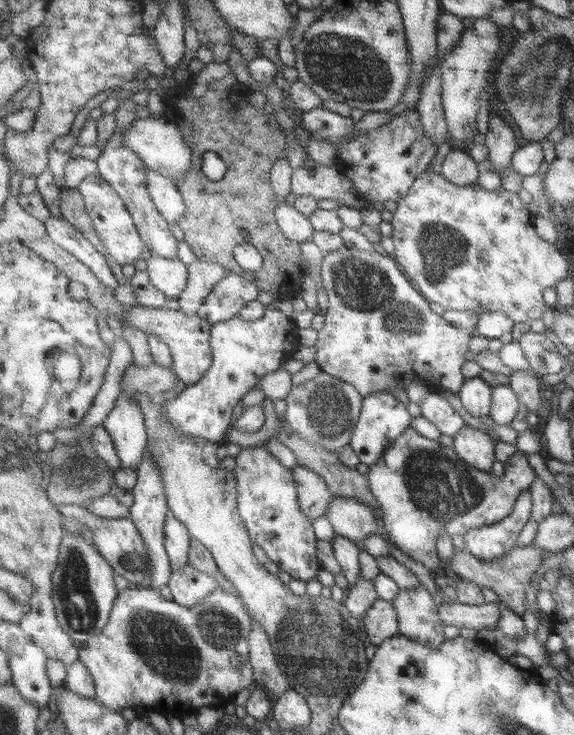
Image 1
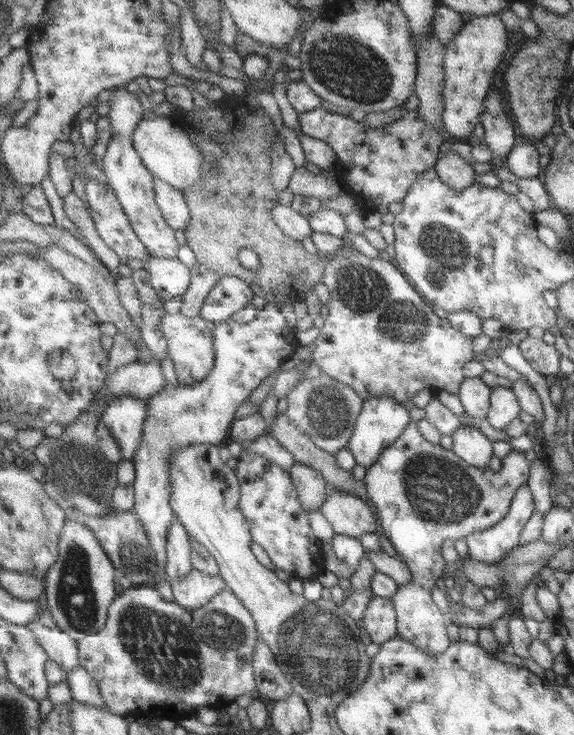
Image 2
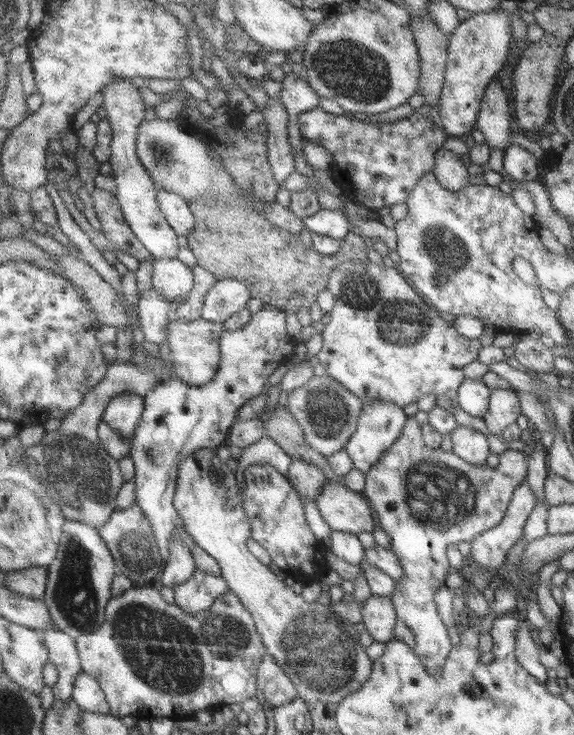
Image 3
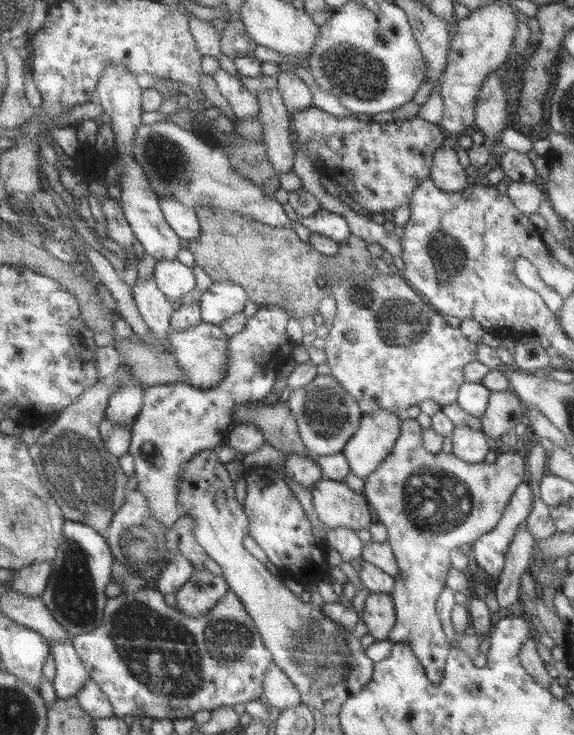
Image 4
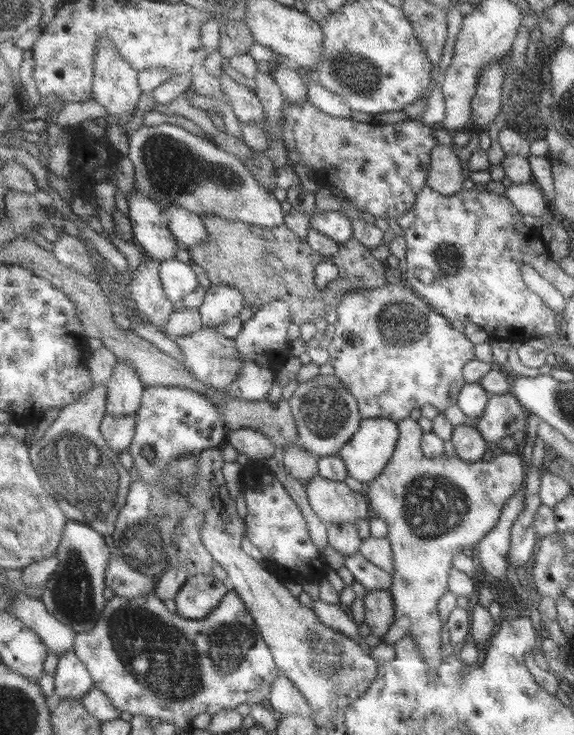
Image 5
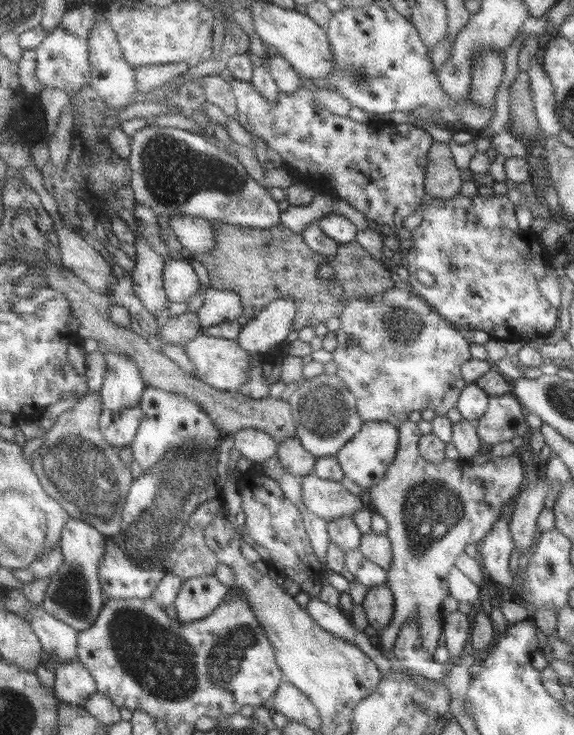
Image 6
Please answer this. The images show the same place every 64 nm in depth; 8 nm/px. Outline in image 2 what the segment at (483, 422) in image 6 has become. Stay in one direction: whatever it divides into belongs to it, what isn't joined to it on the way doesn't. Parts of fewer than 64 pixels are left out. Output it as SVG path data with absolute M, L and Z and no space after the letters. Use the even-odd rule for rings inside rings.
M511 386L498 387L492 390L491 410L488 412L488 422L495 429L505 430L523 413L516 393Z

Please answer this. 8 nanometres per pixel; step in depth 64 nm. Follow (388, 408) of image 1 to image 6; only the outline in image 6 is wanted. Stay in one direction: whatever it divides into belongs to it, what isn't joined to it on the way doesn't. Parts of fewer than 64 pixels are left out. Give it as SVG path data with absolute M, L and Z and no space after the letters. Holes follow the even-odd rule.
M365 421L361 431L339 452L336 457L345 476L357 483L368 494L369 490L383 480L391 463L395 461L400 444L400 428L389 421Z

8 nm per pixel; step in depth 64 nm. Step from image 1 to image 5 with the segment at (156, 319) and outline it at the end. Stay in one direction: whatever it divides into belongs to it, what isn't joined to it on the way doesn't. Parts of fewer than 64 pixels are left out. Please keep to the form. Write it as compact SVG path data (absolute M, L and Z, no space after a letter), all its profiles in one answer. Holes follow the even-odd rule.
M203 326L194 334L176 338L176 342L183 350L183 357L186 367L192 376L203 385L215 388L216 390L227 390L238 378L240 369L244 366L241 354L237 351L235 339L227 338L225 334L220 334L215 327L207 328Z

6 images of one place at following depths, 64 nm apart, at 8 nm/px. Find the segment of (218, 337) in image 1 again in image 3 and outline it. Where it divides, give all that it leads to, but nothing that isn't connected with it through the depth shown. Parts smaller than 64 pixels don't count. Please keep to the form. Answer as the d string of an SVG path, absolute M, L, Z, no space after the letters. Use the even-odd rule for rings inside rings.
M264 305L260 311L253 313L253 319L244 328L233 331L225 330L220 337L222 351L220 368L216 378L211 380L210 384L202 387L187 385L175 376L163 382L157 389L151 390L151 393L144 397L145 413L137 426L136 438L131 446L129 457L136 463L135 499L153 526L160 554L165 562L170 559L173 532L181 521L179 511L175 508L179 465L185 458L203 448L215 450L221 447L221 444L230 438L232 426L238 421L241 406L245 406L249 400L262 395L271 374L273 375L277 368L281 369L295 355L295 346L298 341L288 332L287 316L288 314L279 307Z

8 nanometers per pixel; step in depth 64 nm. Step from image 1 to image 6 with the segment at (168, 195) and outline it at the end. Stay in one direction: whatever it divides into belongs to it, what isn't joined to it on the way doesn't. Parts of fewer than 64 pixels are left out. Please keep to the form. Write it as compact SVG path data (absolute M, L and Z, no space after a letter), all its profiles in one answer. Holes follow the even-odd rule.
M182 214L169 218L169 223L188 256L209 253L217 245L217 232L206 218Z

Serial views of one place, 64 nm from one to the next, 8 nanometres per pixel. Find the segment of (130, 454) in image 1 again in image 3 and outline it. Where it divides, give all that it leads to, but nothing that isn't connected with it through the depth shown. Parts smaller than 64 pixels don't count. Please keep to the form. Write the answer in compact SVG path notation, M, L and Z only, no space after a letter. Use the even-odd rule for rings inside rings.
M134 393L117 395L105 411L104 421L108 422L123 434L128 444L133 446L136 438L137 426L145 413L145 401L143 396Z

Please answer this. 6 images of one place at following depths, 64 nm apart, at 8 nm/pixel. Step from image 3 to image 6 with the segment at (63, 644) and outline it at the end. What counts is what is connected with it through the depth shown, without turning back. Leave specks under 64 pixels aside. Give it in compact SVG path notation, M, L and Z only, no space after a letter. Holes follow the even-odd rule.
M79 658L59 663L55 678L53 688L59 701L86 707L91 695L98 692L95 677Z

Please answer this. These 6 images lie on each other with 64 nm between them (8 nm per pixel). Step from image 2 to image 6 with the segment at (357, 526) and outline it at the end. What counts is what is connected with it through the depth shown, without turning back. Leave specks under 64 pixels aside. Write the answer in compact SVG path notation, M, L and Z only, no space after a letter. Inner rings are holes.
M315 473L303 477L303 503L309 511L326 521L355 516L368 503L366 494L349 492L340 481L321 478Z

